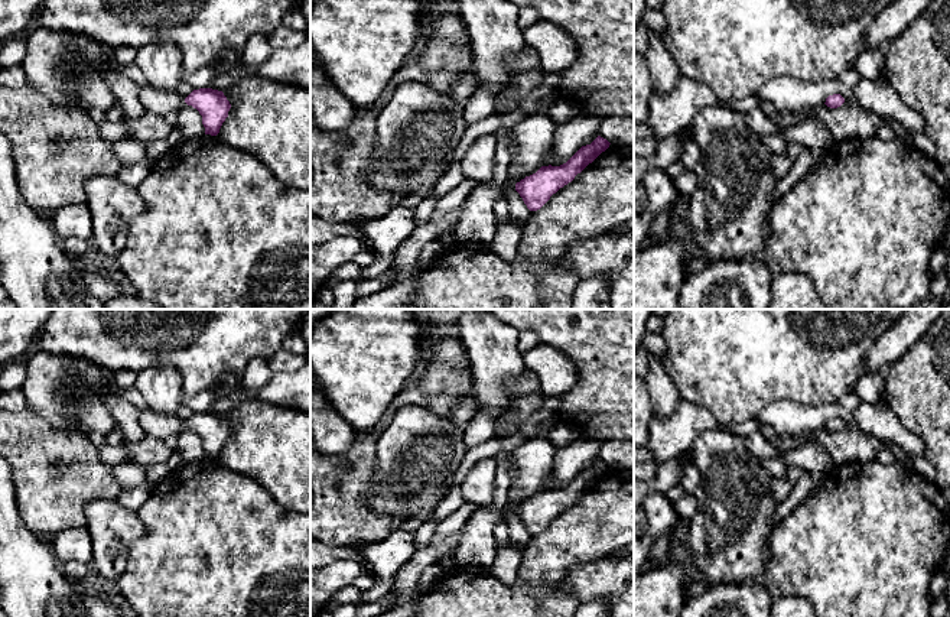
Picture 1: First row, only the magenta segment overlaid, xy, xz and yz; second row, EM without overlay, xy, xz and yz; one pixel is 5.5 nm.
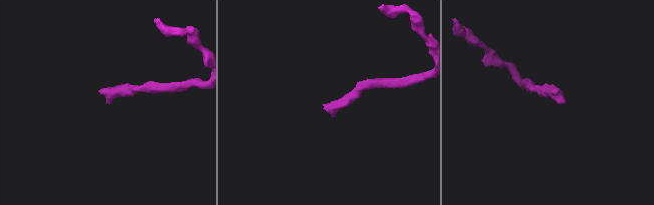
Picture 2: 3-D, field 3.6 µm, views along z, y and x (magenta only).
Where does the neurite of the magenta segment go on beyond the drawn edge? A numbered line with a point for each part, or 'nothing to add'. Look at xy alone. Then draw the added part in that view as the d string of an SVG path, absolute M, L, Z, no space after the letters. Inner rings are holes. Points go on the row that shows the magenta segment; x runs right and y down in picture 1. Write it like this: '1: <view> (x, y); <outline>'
1: xy (156, 101); M150 84L139 87L137 98L147 113L153 113L162 117L172 111L179 111L186 105L186 97L182 97L176 91L157 90Z

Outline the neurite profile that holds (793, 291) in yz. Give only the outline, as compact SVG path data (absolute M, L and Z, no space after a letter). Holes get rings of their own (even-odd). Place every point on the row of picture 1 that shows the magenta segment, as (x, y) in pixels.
M800 273L774 276L768 309L827 309L813 282Z

